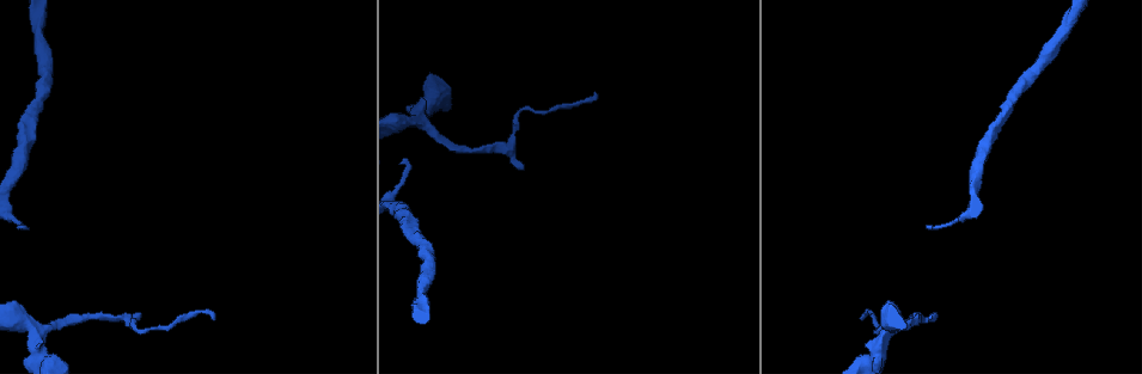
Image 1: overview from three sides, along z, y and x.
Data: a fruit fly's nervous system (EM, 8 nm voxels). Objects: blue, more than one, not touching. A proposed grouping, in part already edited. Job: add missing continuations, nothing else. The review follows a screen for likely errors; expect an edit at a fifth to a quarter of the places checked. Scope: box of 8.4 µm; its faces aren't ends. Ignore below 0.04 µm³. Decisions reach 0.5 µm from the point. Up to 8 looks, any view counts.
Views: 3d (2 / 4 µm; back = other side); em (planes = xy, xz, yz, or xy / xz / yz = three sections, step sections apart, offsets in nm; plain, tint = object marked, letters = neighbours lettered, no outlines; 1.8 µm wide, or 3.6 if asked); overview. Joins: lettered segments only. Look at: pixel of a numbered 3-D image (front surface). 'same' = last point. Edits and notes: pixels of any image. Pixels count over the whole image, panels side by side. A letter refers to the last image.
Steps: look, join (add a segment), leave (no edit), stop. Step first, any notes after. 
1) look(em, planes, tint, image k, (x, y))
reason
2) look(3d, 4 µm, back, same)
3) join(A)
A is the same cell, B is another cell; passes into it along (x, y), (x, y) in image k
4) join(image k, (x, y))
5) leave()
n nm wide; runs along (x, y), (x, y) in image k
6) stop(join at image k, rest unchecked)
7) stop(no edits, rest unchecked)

look(3d, 2 µm, back, image 1, (39, 335))
branch point

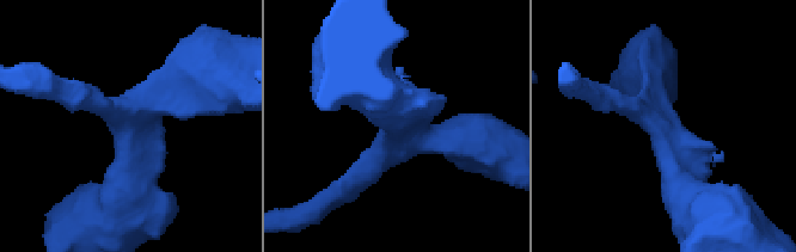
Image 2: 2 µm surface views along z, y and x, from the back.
look(em, yz, step 8, letters, image 2, (127, 130))

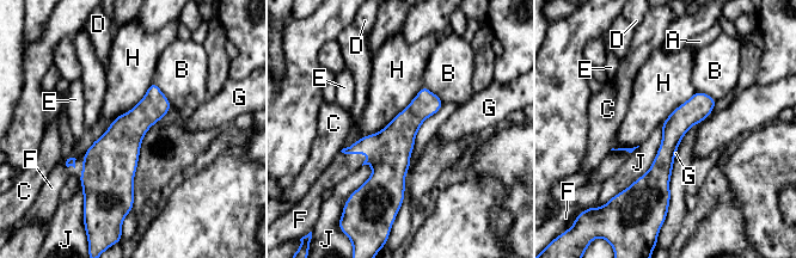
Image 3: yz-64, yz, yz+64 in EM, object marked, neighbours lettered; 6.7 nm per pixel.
join(F)
170 nm wide; F is the same cell, A, B, C, D, E, G, H and J are other cells; it goes on there

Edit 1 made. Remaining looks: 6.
look(overview)

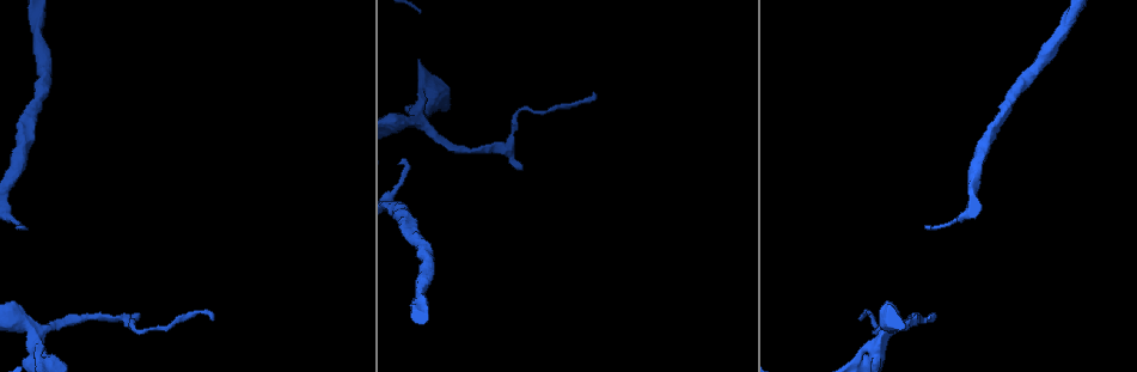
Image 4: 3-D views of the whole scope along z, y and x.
look(3d, 2 µm, image 4, (521, 169))
free end

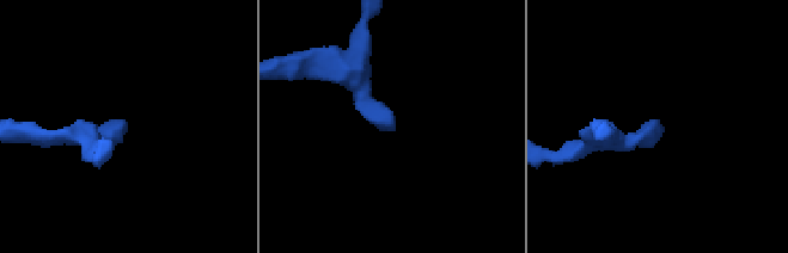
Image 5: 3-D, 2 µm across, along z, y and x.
look(em, 3.6 µm, planes, letters, image 5, (126, 128))
shape alone is not enough

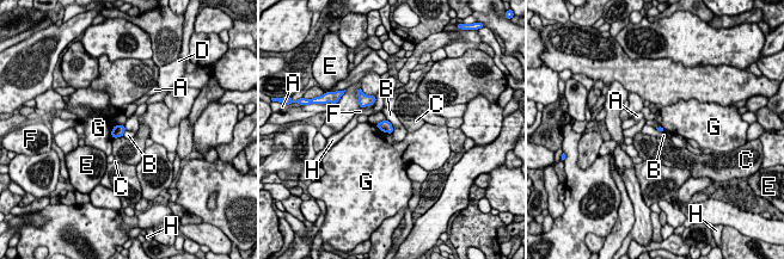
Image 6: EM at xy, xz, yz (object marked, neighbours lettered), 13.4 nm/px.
leave()
A, B, C, D, E, F, G and H are other cells; border along (386, 118), (393, 128) in image 6; none of them fits

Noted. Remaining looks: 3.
look(3d, 2 µm, image 4, (595, 95))
thin end

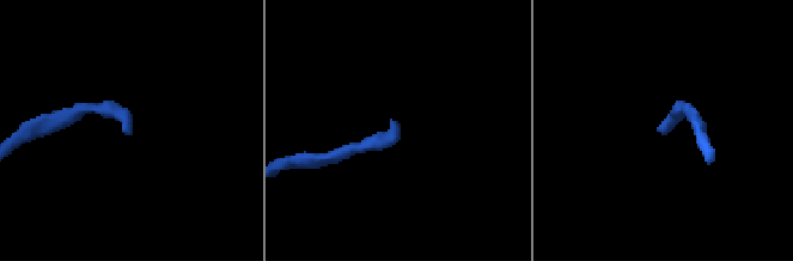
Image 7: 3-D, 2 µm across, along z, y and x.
look(em, planes, plain, image 7, (665, 133))
need the tissue

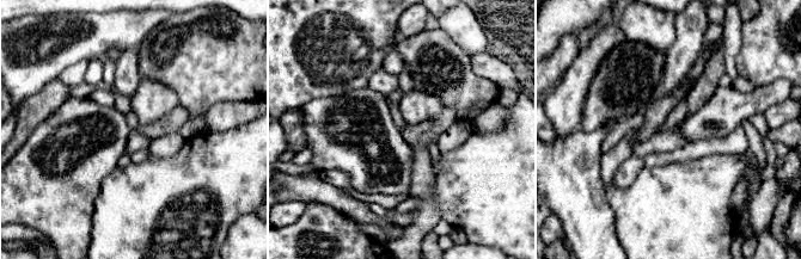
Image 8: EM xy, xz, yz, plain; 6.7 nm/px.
look(em, planes, letters, same)

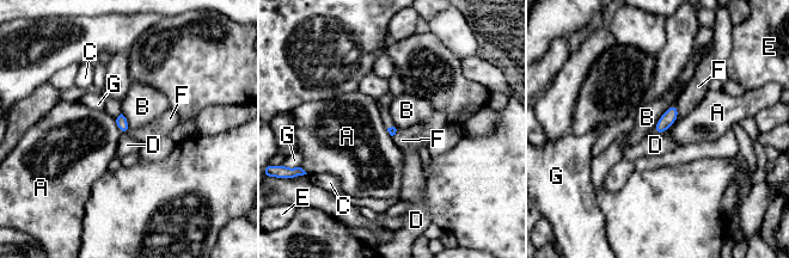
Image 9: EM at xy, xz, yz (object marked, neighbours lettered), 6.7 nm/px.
leave()
A, B, C, D, E, F and G are other cells; border along (655, 133), (662, 134) in image 9; no lettered segment goes on from it

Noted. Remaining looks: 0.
stop(join at image 3, rest unchecked)

